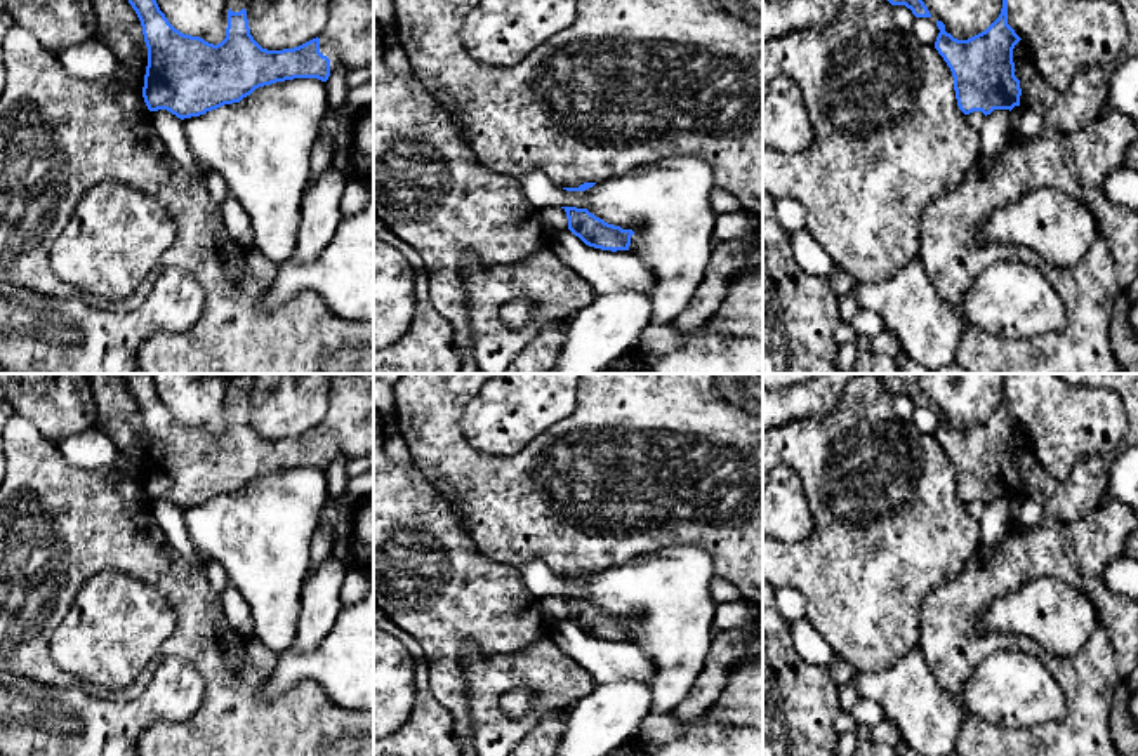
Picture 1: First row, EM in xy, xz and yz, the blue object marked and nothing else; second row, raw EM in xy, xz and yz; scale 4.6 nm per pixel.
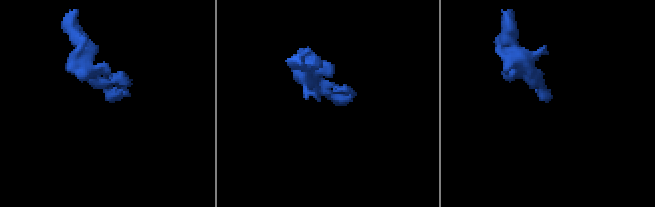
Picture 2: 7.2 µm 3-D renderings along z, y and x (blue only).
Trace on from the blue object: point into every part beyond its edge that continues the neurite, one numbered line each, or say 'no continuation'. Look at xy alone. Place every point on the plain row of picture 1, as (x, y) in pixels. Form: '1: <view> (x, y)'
1: xy (348, 426)

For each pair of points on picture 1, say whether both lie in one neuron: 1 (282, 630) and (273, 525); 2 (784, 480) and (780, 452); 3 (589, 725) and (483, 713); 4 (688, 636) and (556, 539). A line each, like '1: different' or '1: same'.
1: same
2: different
3: different
4: different

